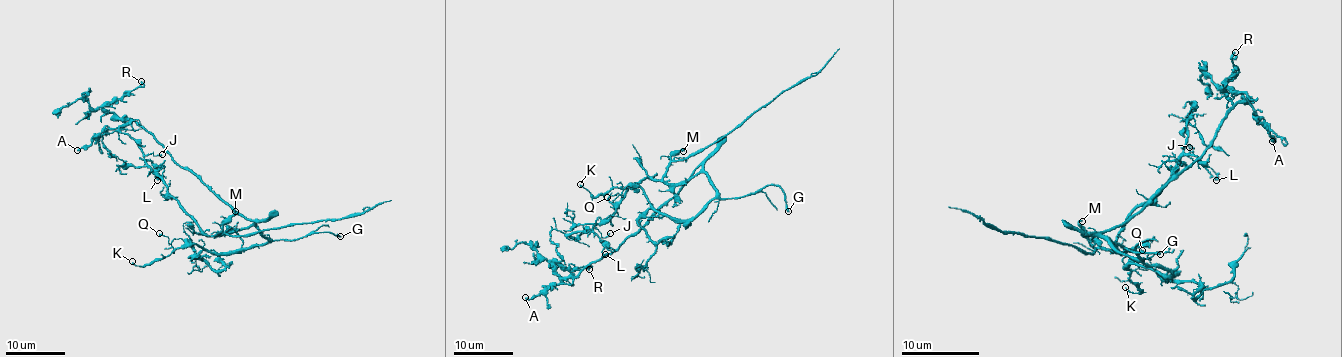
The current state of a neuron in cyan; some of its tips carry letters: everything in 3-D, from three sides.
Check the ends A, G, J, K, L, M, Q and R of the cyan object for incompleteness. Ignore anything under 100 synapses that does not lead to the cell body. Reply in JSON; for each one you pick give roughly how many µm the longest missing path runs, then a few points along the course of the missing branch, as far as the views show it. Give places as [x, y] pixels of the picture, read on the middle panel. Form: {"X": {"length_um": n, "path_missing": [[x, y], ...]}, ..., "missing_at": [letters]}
{"G": {"length_um": 10, "path_missing": [[788, 211], [797, 217], [831, 217], [837, 223]]}, "missing_at": ["G"]}

